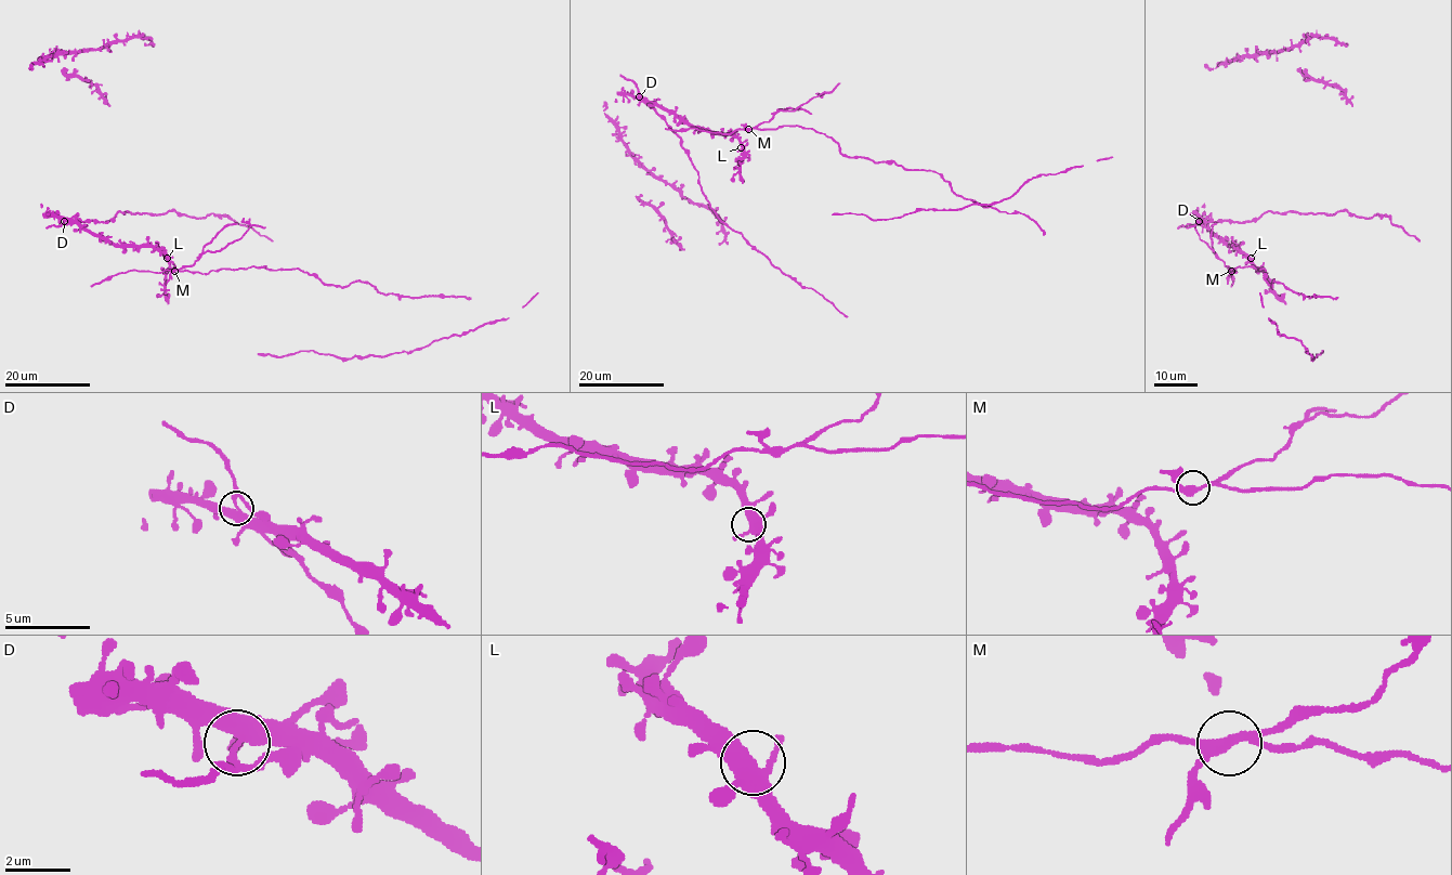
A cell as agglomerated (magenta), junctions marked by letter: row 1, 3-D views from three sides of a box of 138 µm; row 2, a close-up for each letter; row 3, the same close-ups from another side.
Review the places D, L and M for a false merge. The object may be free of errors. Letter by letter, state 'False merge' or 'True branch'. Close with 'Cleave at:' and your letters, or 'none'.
D: True branch
L: True branch
M: False merge
Cleave at: M

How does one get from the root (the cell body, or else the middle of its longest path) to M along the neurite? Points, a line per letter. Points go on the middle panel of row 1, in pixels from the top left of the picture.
M: (769, 128), (748, 128)

